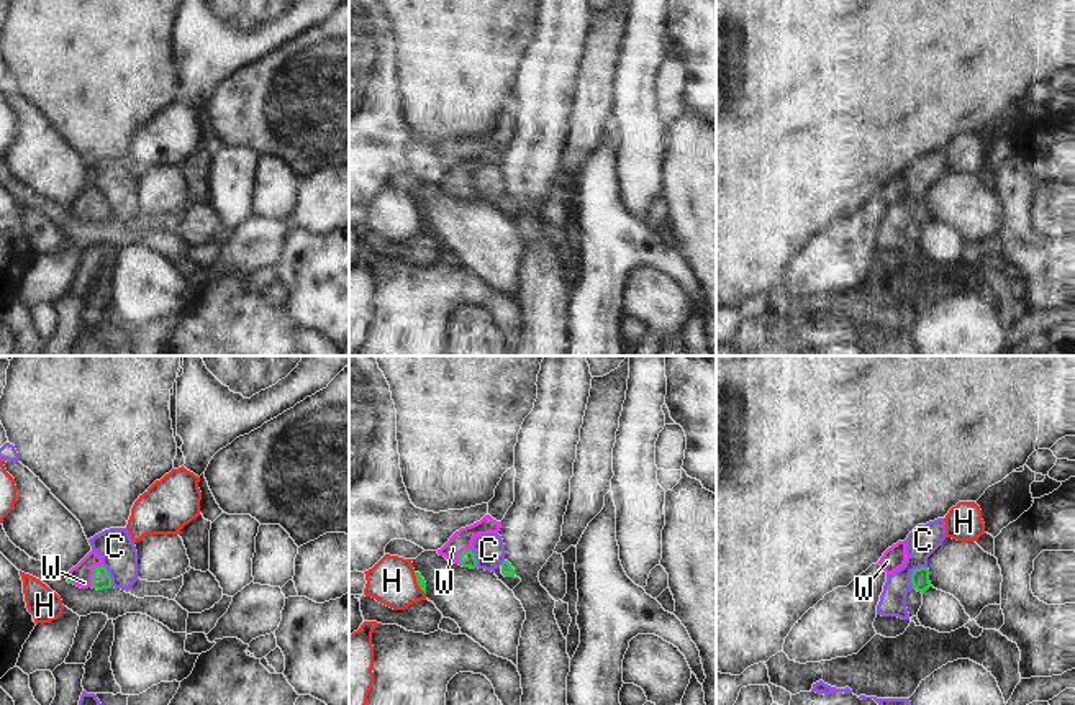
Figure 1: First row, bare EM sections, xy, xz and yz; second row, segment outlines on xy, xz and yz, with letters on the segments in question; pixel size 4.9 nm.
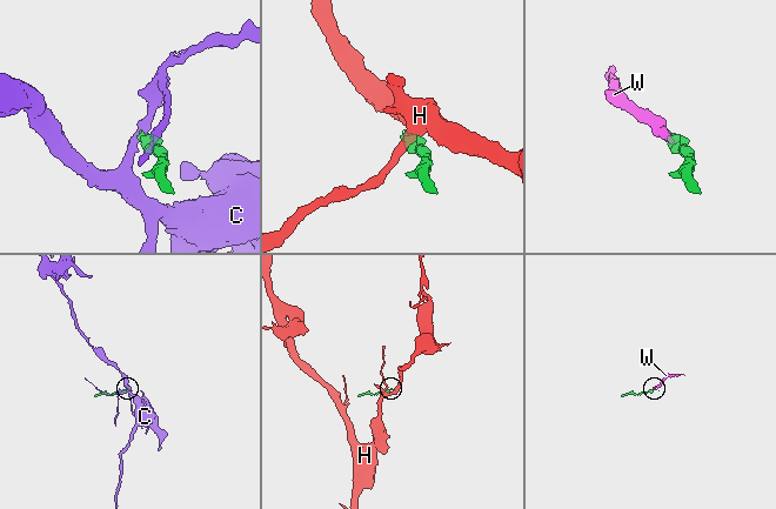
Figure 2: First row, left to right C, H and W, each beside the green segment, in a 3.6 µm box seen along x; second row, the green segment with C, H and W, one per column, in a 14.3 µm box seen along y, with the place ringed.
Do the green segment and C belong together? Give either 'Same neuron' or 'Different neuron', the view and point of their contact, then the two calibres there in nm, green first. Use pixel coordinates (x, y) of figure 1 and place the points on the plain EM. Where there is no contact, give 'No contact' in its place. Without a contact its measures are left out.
Different neuron. Touches green at yz (913, 205). Thickness 90 nm (green) against 150 nm.

